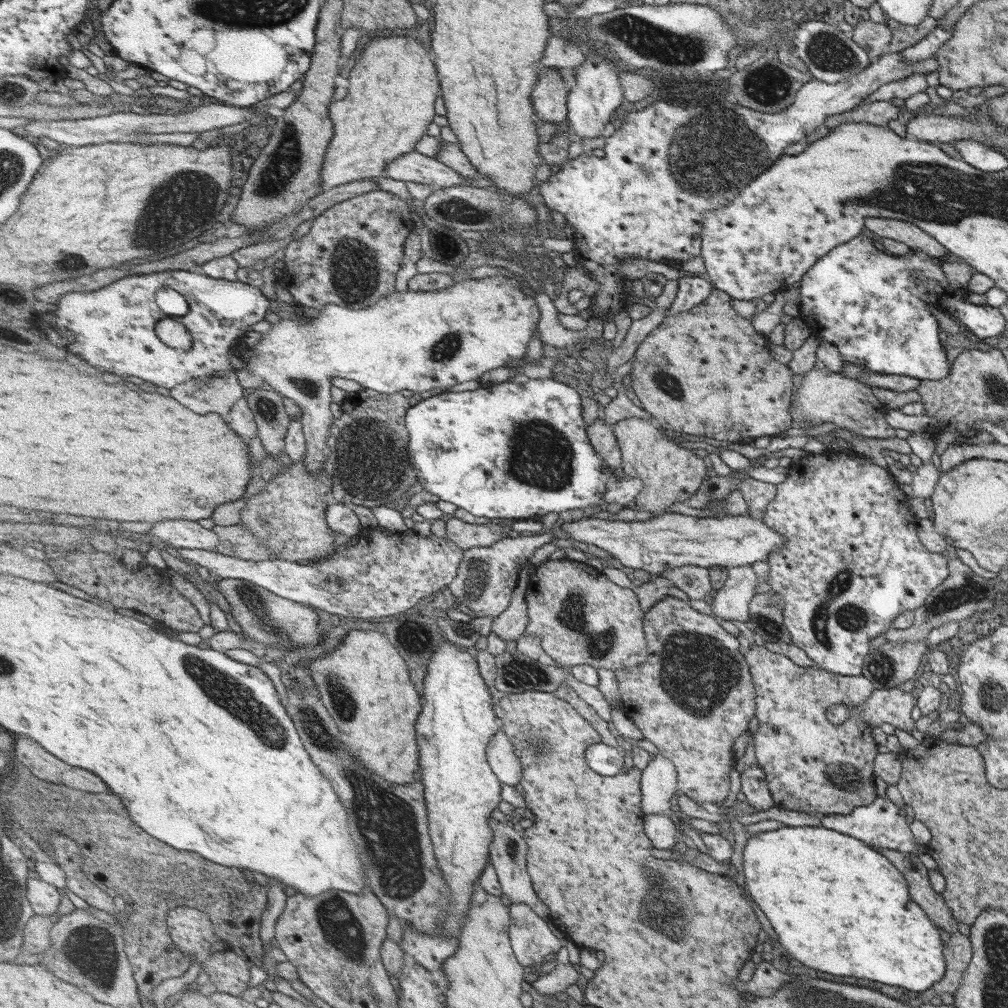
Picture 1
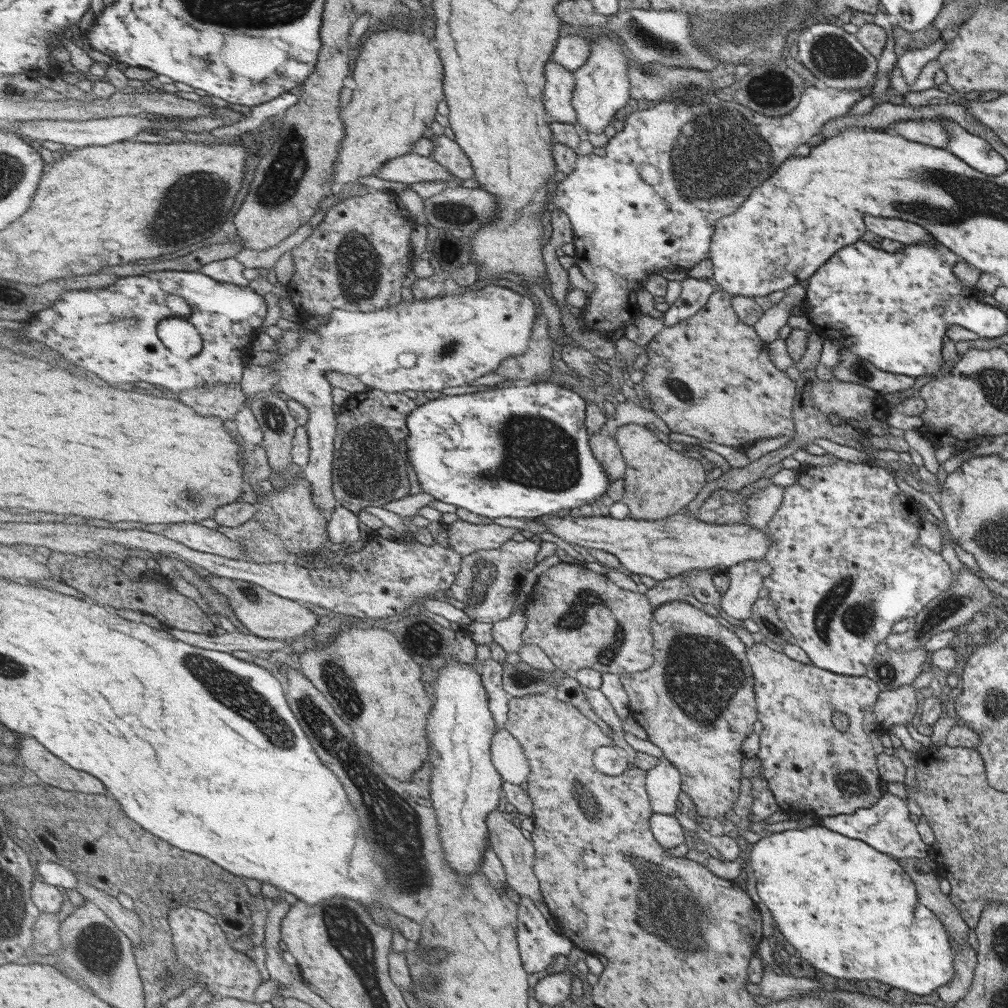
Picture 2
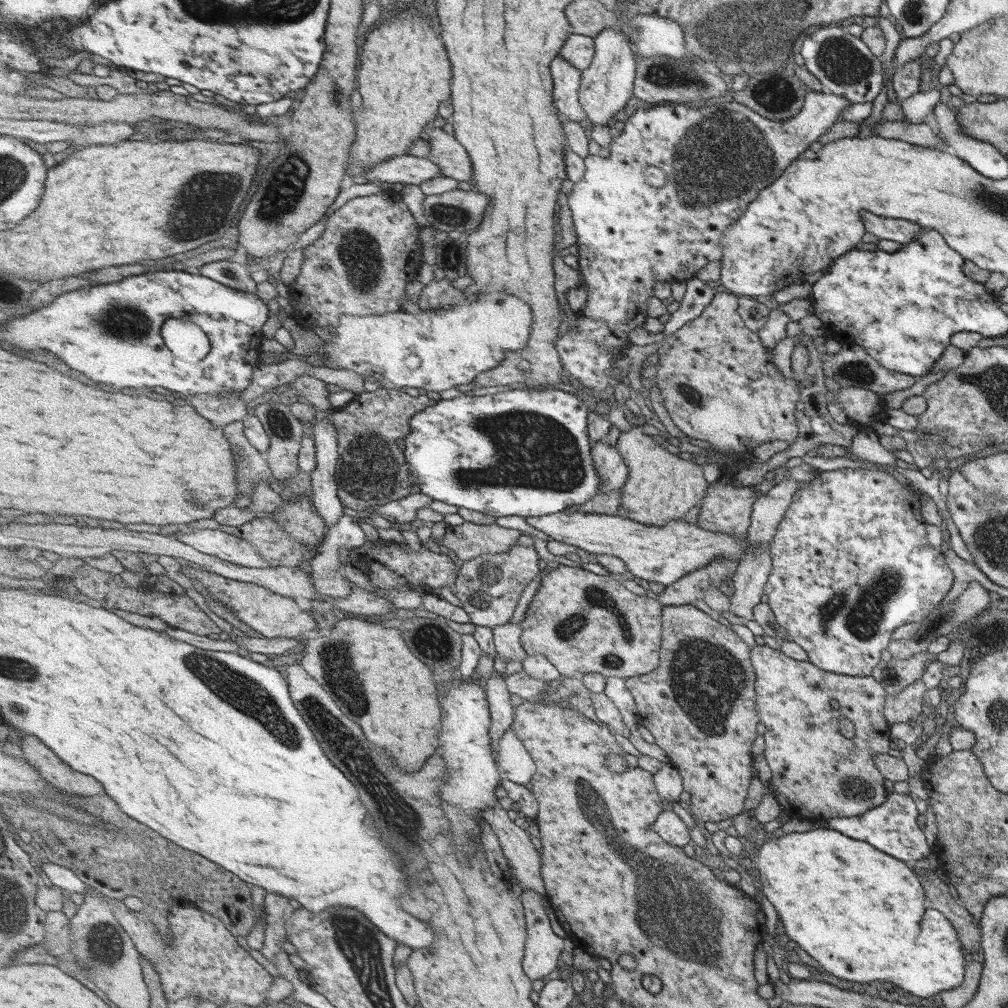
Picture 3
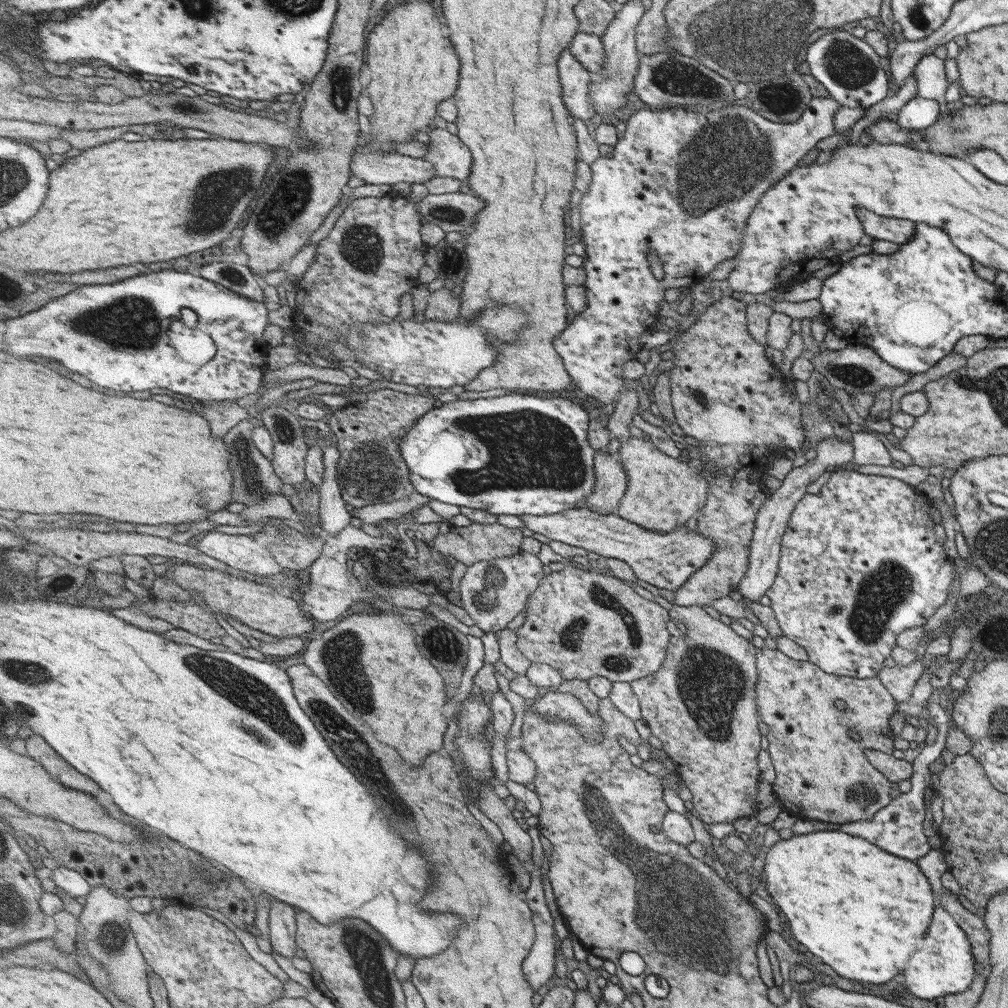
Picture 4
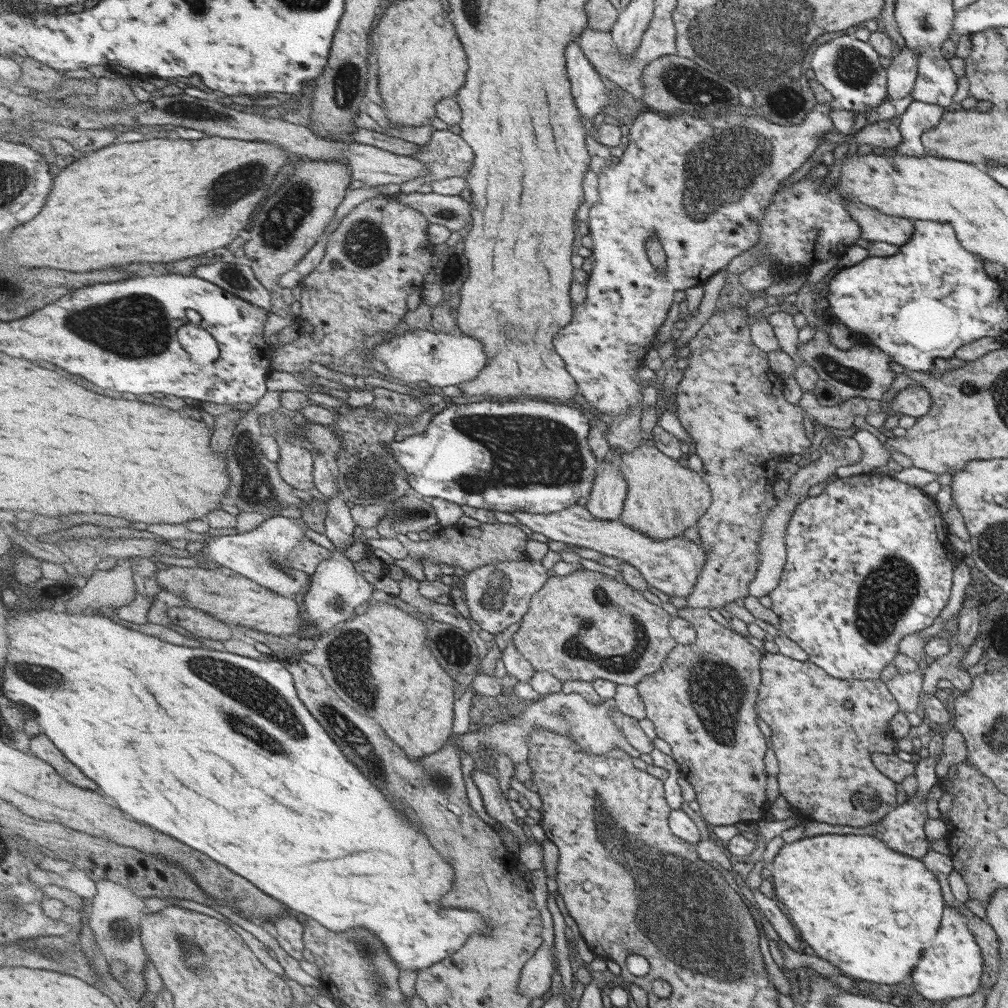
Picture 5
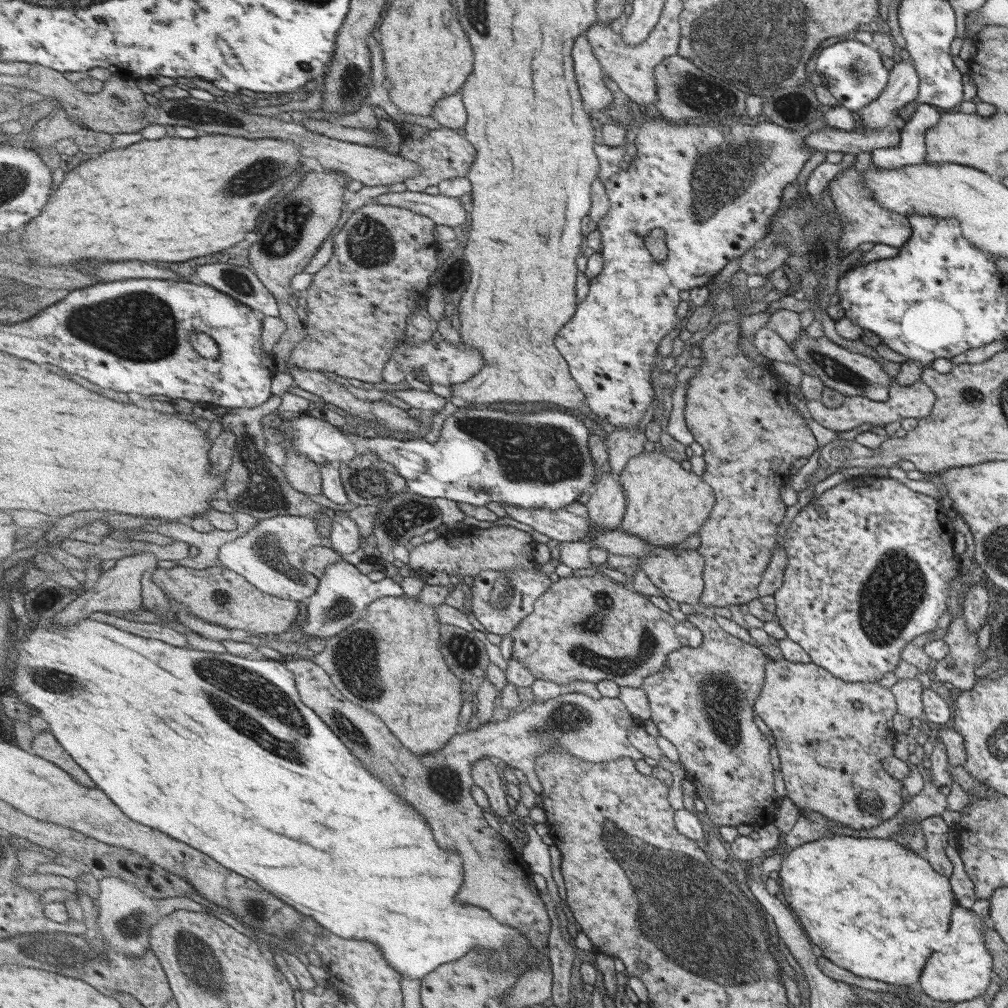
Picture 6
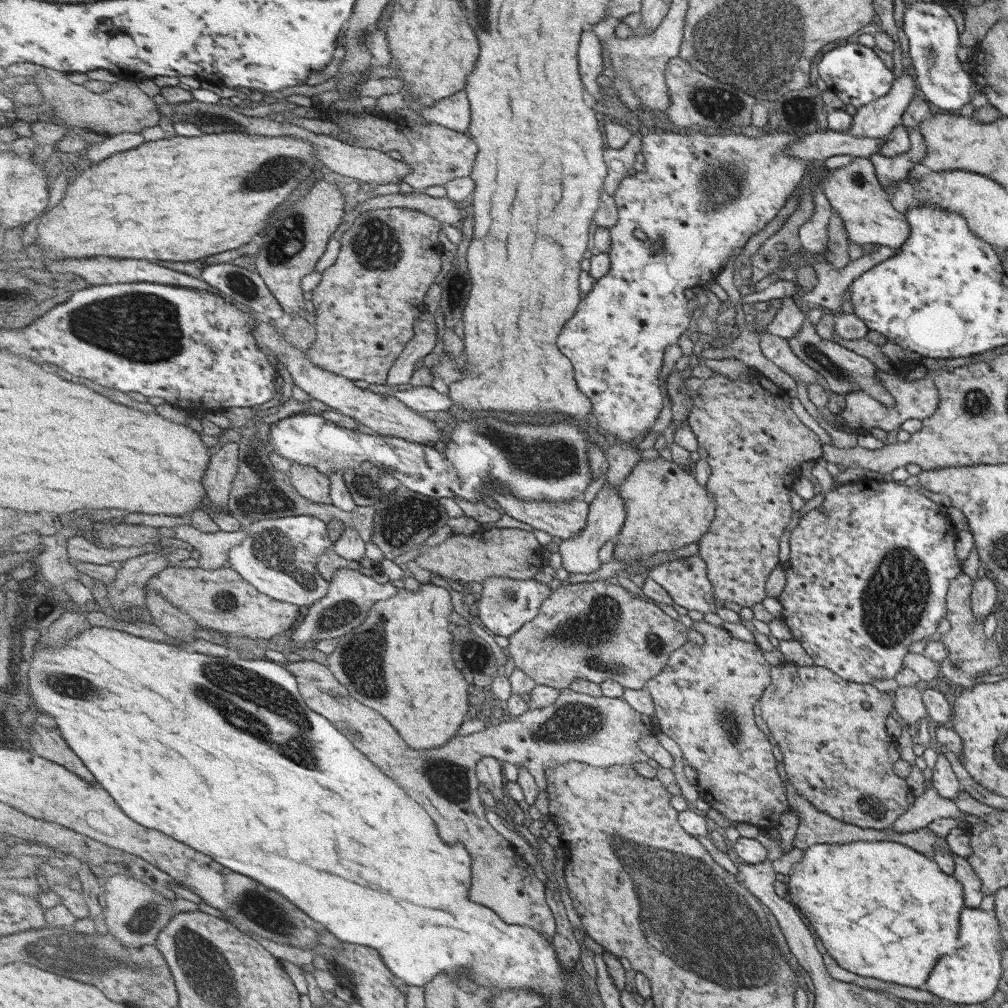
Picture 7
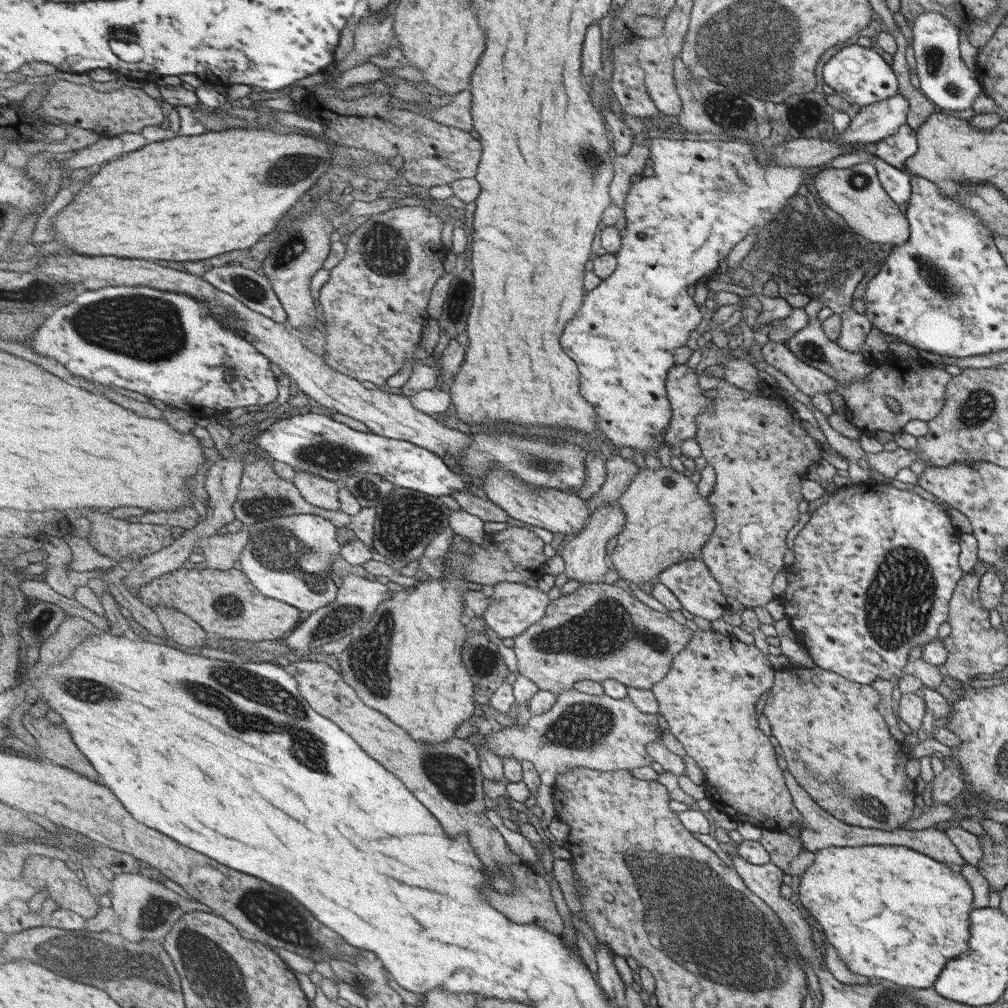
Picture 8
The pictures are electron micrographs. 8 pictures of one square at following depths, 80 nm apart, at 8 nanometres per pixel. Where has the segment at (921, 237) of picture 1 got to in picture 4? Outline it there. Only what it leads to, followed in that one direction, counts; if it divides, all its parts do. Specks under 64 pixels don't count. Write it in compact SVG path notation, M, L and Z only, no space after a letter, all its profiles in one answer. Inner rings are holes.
M865 208L856 209L854 214L863 224L864 234L873 240L886 240L904 245L914 234L914 222L900 218L889 218L875 214Z

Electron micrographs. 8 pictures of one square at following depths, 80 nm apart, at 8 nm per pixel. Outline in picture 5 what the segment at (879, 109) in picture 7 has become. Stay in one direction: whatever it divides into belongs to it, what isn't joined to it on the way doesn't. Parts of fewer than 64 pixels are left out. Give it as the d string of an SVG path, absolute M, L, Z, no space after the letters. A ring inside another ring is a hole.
M906 46L901 48L897 55L885 69L886 72L886 98L895 100L910 94L916 77L916 54Z

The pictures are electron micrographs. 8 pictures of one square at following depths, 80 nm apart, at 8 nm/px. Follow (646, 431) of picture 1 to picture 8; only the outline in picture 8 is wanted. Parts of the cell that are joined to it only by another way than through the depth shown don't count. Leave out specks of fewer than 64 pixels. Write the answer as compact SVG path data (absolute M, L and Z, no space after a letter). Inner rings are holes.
M661 467L658 470L640 469L619 500L619 506L626 516L626 523L617 536L616 548L609 556L614 573L636 584L652 585L667 565L694 558L693 552L700 552L715 529L715 519L711 503L703 500L698 490L695 490L695 485L695 478L687 478L671 467Z

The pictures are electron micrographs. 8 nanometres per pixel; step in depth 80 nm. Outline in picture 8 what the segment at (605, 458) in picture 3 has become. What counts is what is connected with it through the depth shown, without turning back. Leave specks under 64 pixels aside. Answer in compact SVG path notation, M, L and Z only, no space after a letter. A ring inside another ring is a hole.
M607 502L600 506L596 512L591 513L586 527L573 541L565 543L562 558L565 562L565 574L571 580L579 581L580 585L603 583L603 578L611 569L609 556L607 555L607 542L618 536L626 523L625 513L619 503Z

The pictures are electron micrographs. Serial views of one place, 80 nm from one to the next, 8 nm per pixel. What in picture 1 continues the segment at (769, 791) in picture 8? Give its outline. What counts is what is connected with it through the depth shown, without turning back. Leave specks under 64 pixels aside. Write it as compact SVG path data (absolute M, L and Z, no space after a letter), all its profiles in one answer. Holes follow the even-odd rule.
M675 597L662 598L659 603L653 604L651 609L644 614L645 634L649 634L649 662L645 661L639 667L620 669L616 672L619 689L622 690L624 700L623 711L640 729L643 739L655 745L658 754L668 758L669 762L673 764L676 770L676 788L703 807L719 807L727 798L729 770L734 768L733 764L735 764L731 744L741 732L747 732L747 722L753 718L756 712L756 691L752 684L752 672L749 671L748 661L745 658L746 650L741 649L741 638L735 638L728 634L723 627L719 626L719 622L717 622L719 618L715 617L714 614L701 614L701 610L693 610L686 602Z

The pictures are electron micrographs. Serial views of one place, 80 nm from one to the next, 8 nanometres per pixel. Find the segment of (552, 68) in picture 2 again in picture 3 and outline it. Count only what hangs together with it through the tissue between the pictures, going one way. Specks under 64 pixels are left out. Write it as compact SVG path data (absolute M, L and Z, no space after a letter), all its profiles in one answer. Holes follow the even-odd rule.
M561 57L553 62L553 76L554 103L561 116L571 122L583 123L588 118L588 112L580 101L583 71Z

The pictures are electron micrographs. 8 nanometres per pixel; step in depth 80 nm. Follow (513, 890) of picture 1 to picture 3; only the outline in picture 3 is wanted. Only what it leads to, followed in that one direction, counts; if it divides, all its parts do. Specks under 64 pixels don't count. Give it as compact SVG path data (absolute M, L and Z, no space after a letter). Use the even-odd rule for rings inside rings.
M500 806L485 809L483 818L489 822L499 840L504 856L511 865L511 870L520 881L523 892L537 890L535 894L545 896L541 856L531 840L531 836L523 828L519 828Z

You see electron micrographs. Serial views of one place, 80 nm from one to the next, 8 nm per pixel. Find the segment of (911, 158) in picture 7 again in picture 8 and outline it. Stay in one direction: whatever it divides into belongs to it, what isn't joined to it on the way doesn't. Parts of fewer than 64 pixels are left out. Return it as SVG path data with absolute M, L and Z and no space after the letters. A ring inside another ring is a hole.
M875 156L871 158L871 164L874 166L876 175L882 180L887 194L894 201L895 206L908 203L911 188L909 186L910 177L905 168L897 169Z

